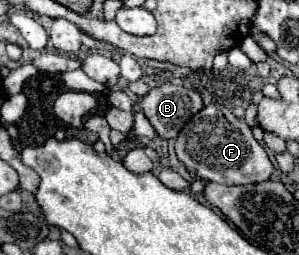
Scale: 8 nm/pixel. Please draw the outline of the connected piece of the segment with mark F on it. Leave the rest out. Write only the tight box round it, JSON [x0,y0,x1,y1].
[175,106,273,186]

